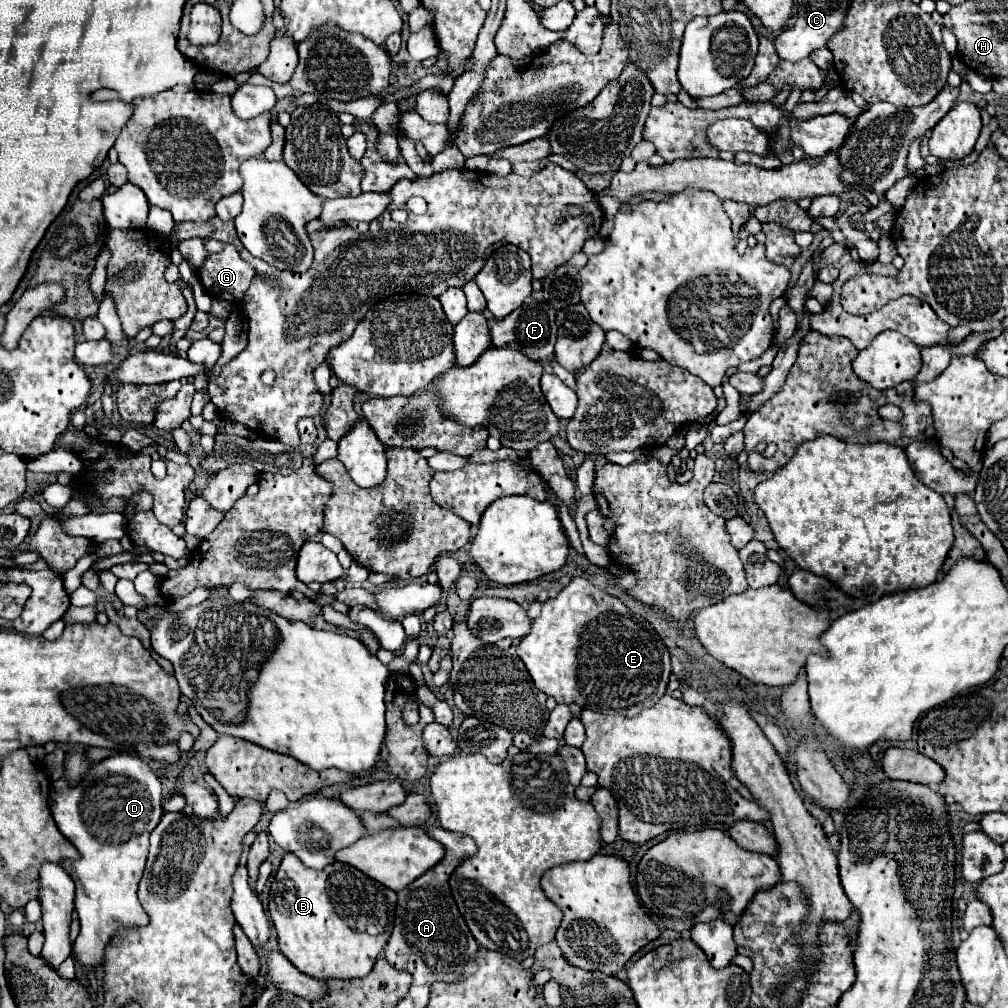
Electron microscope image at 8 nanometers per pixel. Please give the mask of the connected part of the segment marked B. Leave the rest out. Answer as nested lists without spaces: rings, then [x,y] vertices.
[[[285,853],[269,891],[269,915],[277,931],[279,951],[299,971],[317,979],[365,977],[373,969],[379,951],[387,945],[395,919],[395,903],[395,891],[383,887],[351,865],[331,863],[323,871],[313,871],[305,867],[293,853]]]

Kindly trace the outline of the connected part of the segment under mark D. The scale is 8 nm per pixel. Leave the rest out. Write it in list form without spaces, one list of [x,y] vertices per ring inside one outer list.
[[[107,757],[97,763],[77,787],[71,787],[65,779],[55,781],[51,813],[59,831],[81,855],[75,861],[63,861],[63,869],[75,882],[75,911],[81,921],[73,955],[85,969],[97,967],[103,963],[103,949],[119,927],[147,925],[149,921],[137,899],[137,885],[145,869],[149,833],[163,815],[161,783],[139,757]]]

